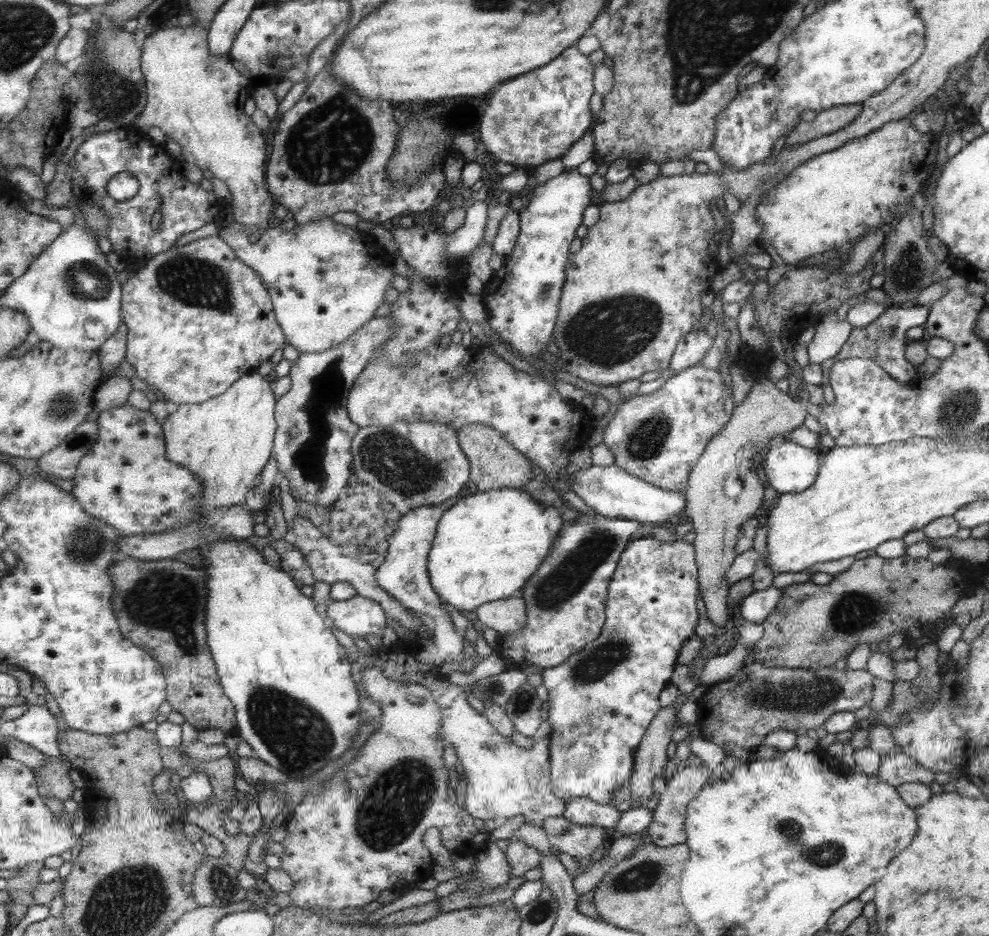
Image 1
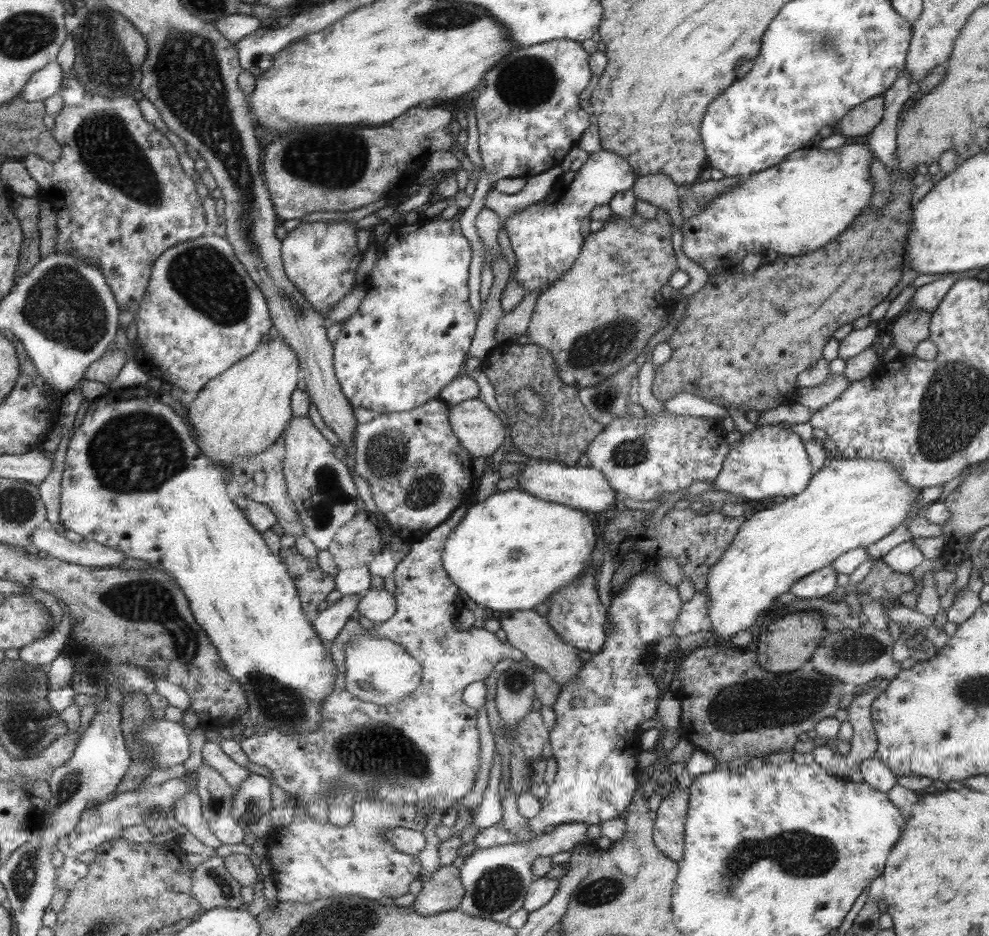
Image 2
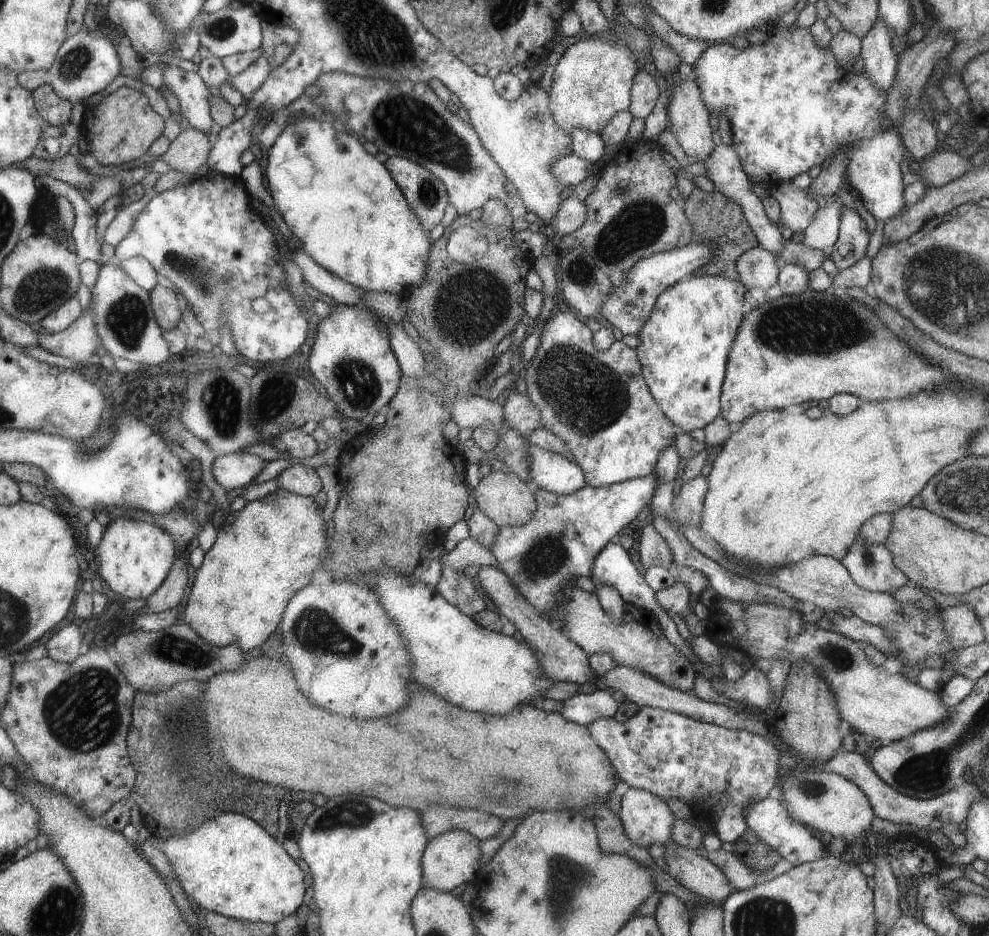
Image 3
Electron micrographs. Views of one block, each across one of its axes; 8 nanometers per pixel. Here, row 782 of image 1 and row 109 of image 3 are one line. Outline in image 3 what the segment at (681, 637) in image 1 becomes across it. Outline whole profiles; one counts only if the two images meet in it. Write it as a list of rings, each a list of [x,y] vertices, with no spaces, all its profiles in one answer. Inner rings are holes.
[[[580,35],[574,44],[565,45],[564,53],[554,65],[548,93],[548,107],[558,125],[572,134],[583,129],[600,135],[609,119],[619,111],[627,109],[631,102],[632,80],[638,64],[627,47],[614,42],[603,42],[601,37]]]

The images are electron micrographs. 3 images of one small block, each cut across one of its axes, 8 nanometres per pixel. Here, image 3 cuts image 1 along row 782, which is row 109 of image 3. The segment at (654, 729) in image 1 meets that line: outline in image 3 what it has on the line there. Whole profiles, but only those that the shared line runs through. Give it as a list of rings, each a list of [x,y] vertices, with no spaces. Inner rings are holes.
[[[638,70],[632,80],[631,102],[627,108],[635,119],[644,119],[651,112],[655,98],[657,98],[657,92],[659,92],[657,84],[655,84],[651,75]]]

